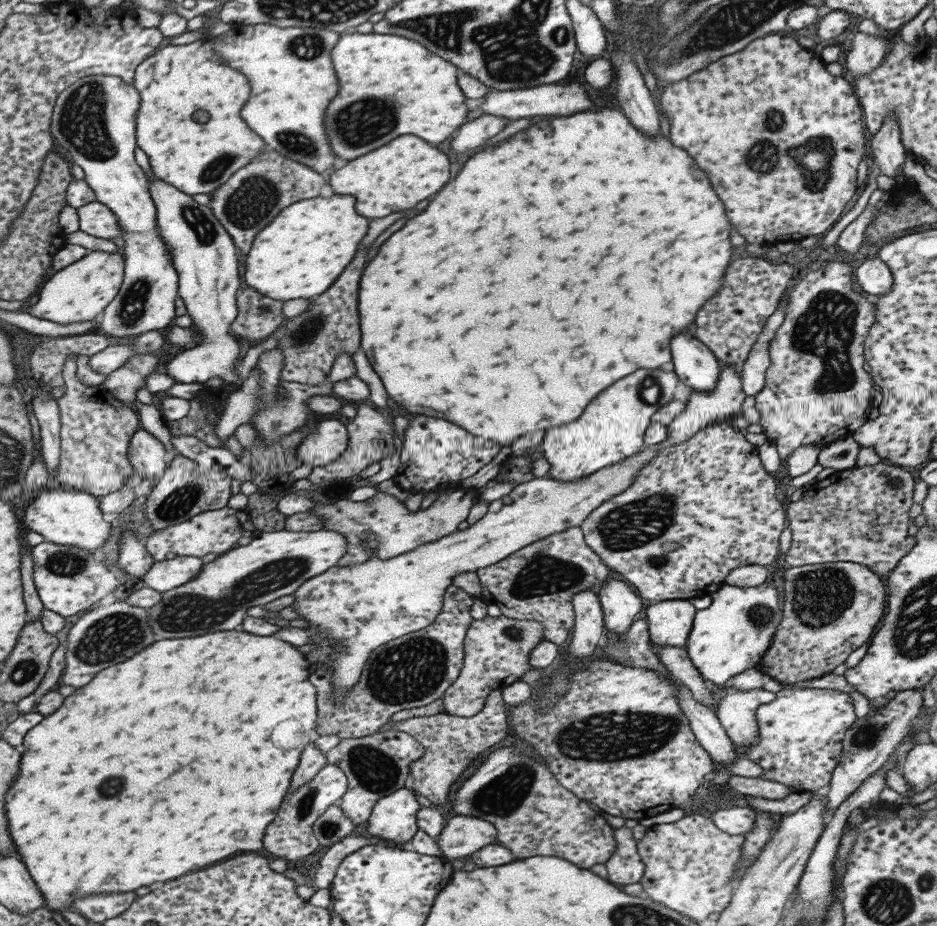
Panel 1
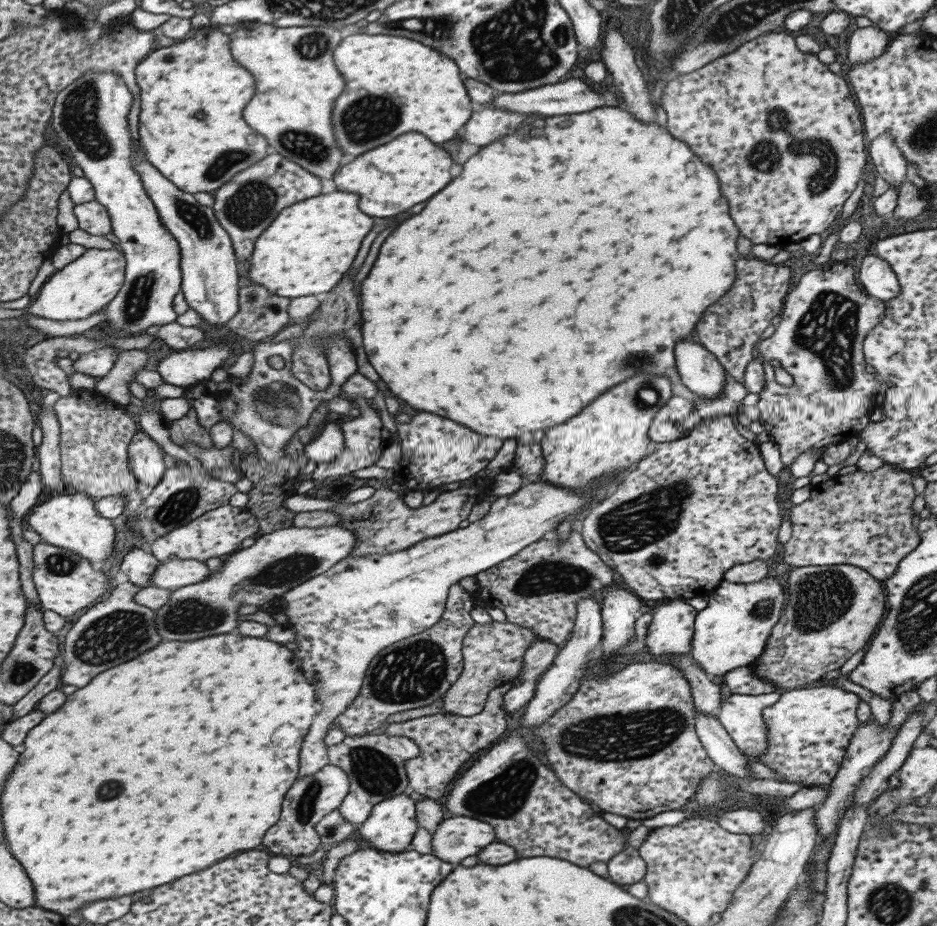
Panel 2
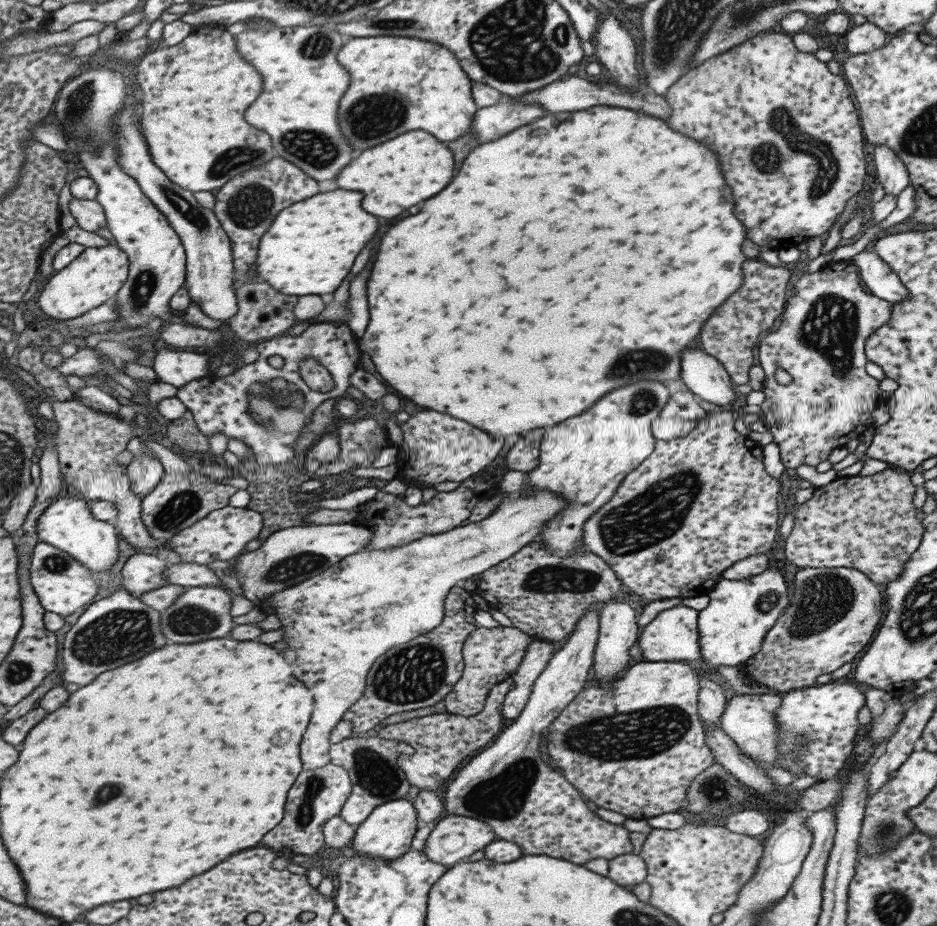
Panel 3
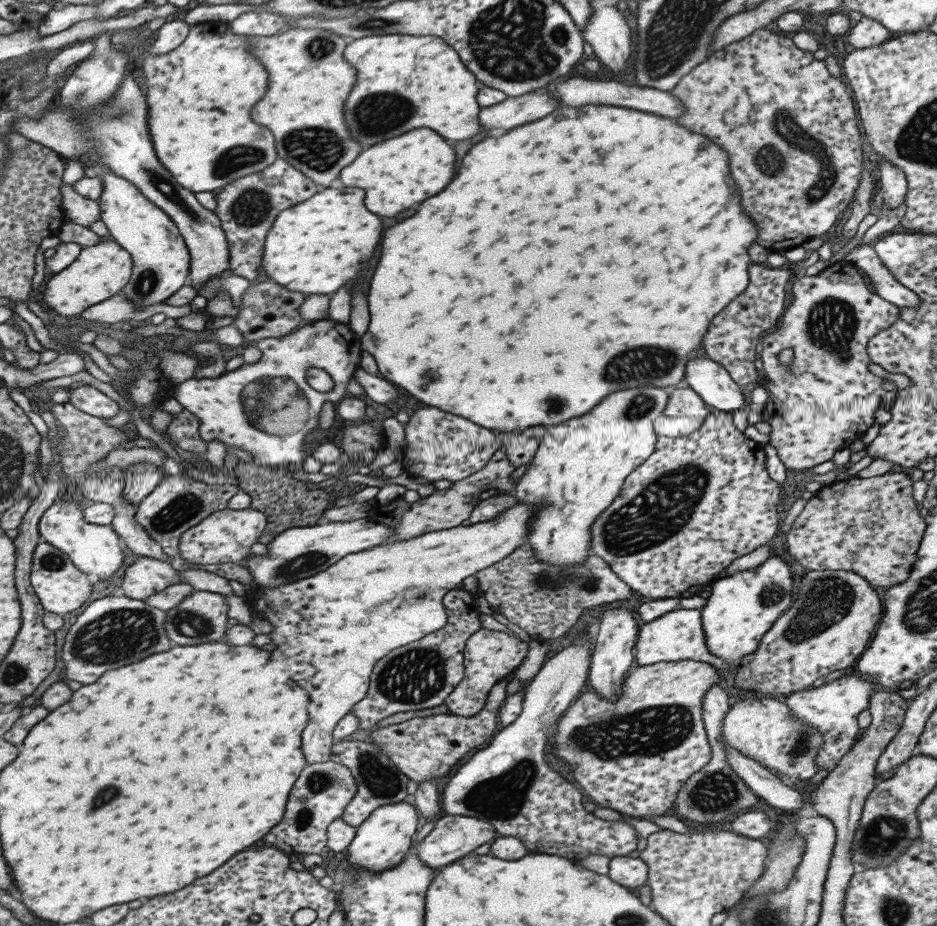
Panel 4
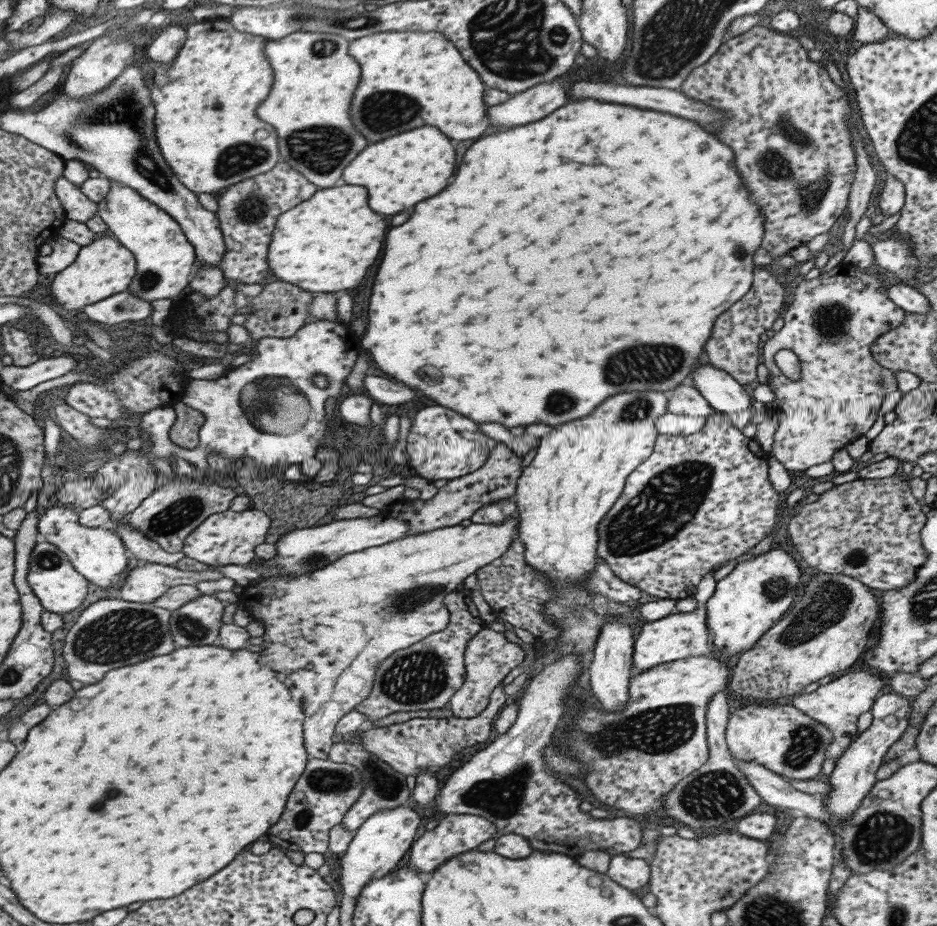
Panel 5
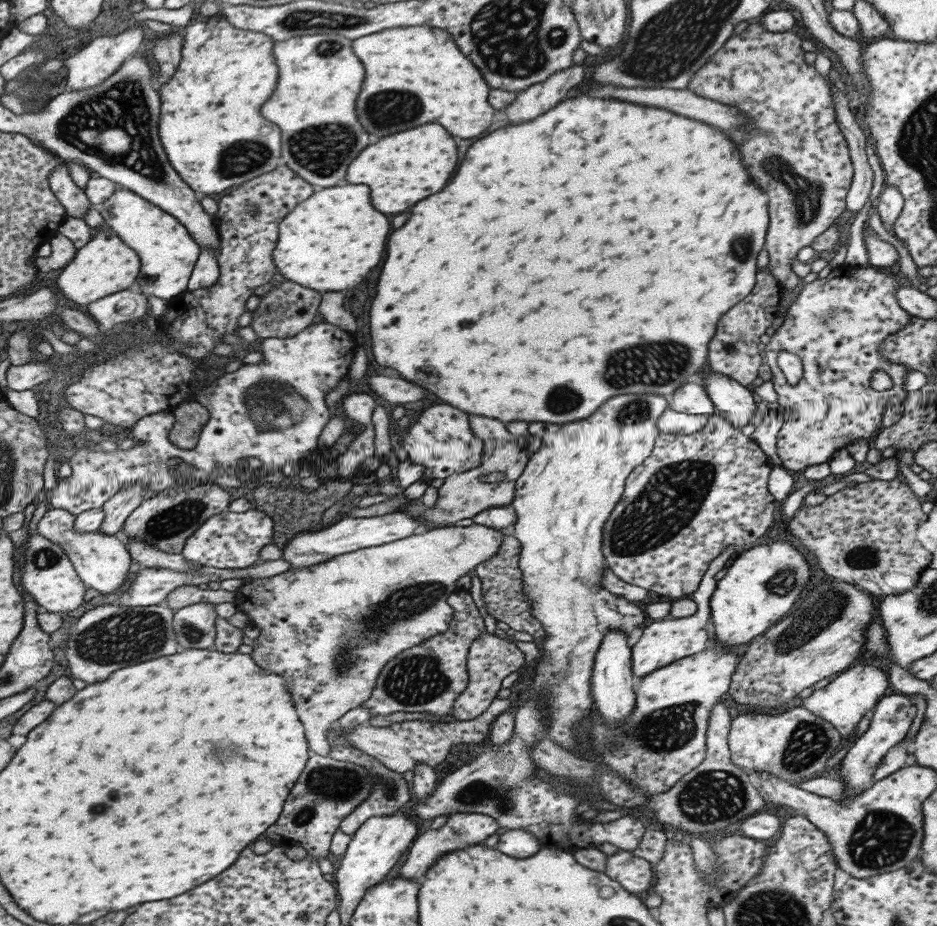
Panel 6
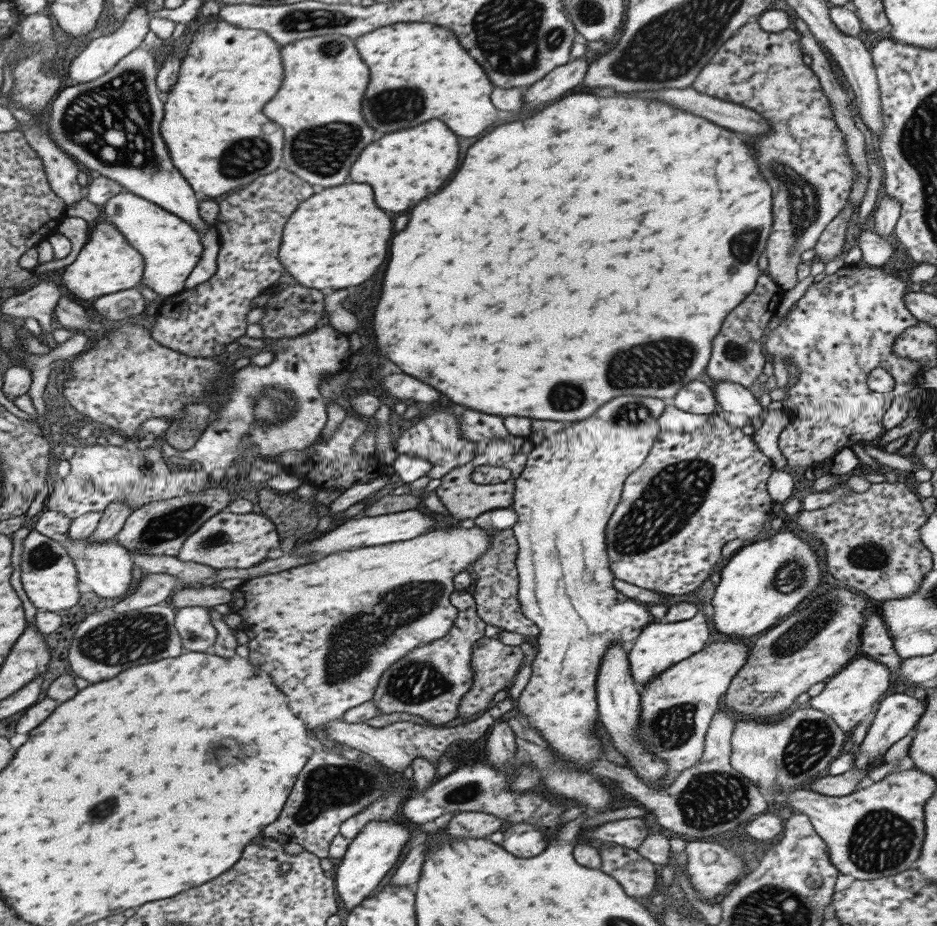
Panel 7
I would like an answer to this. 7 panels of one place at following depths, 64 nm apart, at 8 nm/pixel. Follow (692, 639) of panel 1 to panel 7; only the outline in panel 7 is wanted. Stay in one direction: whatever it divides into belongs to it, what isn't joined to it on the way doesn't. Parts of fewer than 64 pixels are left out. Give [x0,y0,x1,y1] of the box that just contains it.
[710,529,820,639]

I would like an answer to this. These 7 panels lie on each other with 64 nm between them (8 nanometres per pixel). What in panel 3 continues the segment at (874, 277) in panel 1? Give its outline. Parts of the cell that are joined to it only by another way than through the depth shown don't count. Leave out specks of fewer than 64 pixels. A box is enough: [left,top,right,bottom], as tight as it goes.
[851,251,911,305]

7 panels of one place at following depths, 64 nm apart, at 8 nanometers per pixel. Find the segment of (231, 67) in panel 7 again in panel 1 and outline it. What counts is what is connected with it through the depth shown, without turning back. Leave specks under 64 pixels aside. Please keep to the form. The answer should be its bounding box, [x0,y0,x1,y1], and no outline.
[132,36,263,196]

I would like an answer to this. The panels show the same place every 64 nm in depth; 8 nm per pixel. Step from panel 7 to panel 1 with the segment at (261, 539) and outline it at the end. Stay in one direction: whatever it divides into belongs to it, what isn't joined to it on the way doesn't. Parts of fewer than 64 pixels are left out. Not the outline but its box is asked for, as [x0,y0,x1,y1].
[144,506,255,561]

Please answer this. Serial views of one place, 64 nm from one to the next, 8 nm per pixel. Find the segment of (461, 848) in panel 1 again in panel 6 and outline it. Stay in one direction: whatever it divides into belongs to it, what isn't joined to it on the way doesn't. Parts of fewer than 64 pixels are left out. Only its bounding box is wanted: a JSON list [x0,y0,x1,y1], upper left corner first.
[397,813,499,882]

